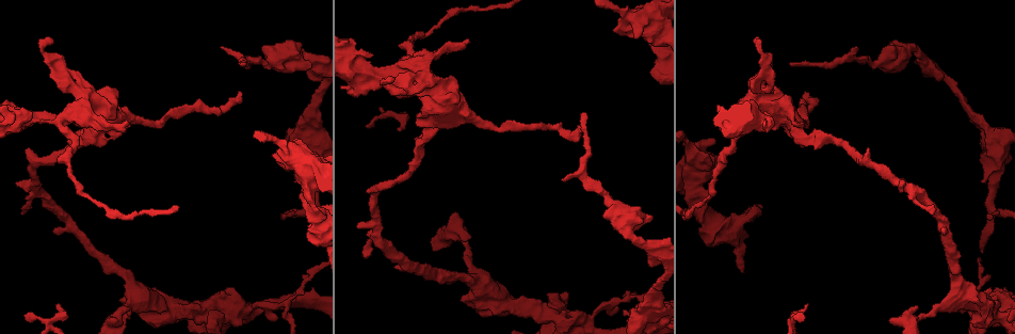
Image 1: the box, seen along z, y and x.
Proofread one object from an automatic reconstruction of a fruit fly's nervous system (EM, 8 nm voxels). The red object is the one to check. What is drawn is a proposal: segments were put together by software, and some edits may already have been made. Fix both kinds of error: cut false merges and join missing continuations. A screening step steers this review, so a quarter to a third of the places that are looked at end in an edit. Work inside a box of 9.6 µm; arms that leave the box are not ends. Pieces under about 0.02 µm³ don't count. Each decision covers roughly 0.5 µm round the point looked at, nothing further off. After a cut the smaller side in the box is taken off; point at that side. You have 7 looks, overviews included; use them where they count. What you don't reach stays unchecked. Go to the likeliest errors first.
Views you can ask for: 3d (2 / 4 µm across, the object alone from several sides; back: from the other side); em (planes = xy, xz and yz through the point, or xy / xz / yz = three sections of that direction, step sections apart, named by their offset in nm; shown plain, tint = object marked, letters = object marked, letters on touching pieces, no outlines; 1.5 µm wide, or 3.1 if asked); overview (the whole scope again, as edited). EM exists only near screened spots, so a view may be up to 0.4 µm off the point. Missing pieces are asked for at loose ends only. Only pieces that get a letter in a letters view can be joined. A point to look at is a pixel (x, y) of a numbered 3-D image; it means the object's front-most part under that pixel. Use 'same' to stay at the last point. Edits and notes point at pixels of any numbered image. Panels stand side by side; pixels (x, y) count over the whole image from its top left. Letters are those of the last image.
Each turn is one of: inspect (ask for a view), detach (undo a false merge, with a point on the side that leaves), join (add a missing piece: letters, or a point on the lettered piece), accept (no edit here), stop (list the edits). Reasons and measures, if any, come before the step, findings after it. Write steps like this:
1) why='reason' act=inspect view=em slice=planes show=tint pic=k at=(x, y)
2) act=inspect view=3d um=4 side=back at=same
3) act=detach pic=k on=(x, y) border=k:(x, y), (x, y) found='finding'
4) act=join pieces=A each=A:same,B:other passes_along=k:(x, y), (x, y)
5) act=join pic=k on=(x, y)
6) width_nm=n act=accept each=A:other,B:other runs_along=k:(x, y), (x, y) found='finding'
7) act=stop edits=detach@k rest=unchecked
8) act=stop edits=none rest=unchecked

act=inspect view=em slice=planes show=letters pic=1 at=(793, 64)

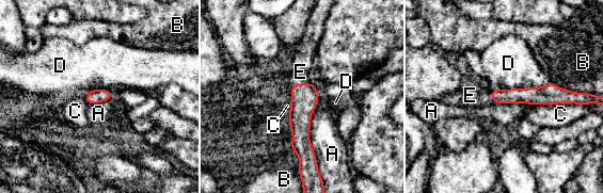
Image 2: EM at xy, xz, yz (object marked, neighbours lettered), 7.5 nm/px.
act=join pieces=E each=A:other,B:other,C:other,D:other,E:same passes_along=2:(304, 97), (301, 83), (300, 71) found='the neuron continues'

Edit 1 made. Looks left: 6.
why='an open end' act=inspect view=em slice=yz step=8 show=tint pic=1 at=(32, 115)

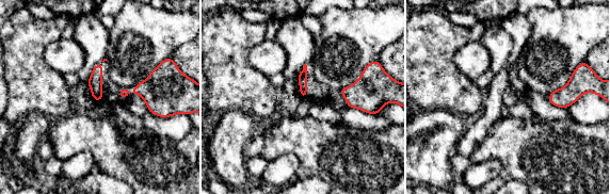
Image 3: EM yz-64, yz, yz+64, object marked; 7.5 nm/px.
why='another direction' act=inspect view=em slice=planes show=letters at=same

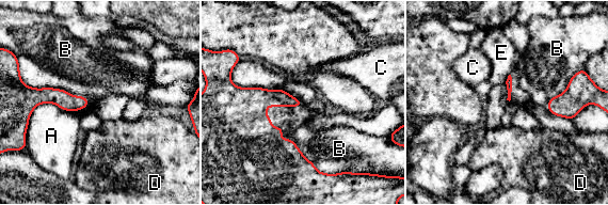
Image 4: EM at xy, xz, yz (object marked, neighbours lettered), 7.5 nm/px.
longest_contact=B:500nm act=accept each=A:other,B:other,C:other,D:other,E:other runs_along=4:(239, 101), (288, 155), (310, 166) found='none of them fits'

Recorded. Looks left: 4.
why='an open end' act=inspect view=3d um=2 pic=1 at=(53, 232)

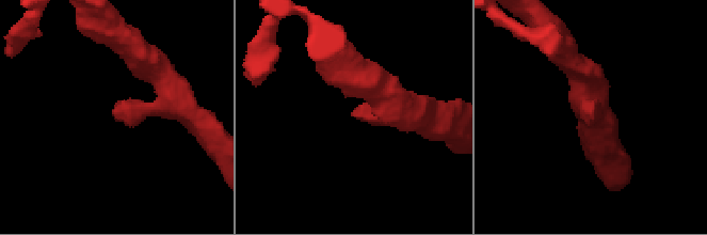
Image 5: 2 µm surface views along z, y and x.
act=inspect view=em slice=yz step=4 show=tint pic=5 at=(353, 110)

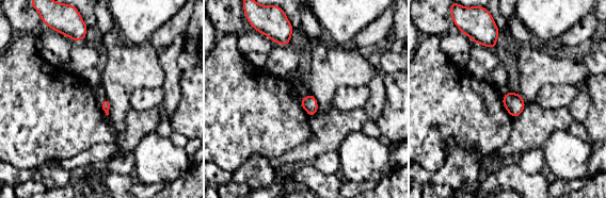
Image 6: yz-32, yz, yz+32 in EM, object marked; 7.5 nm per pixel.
why='cut it another way' act=inspect view=em slice=planes show=letters at=same

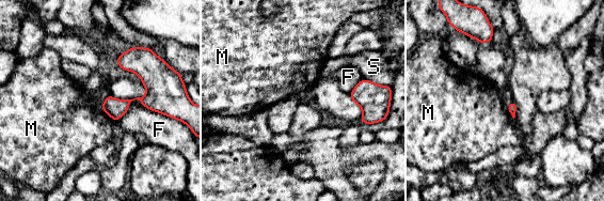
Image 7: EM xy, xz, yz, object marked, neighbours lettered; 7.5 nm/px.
act=accept each=F:other,M:other,S:other found='no lettered piece goes on from it'

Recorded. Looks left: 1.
act=stop edits=join@2 rest=unchecked

